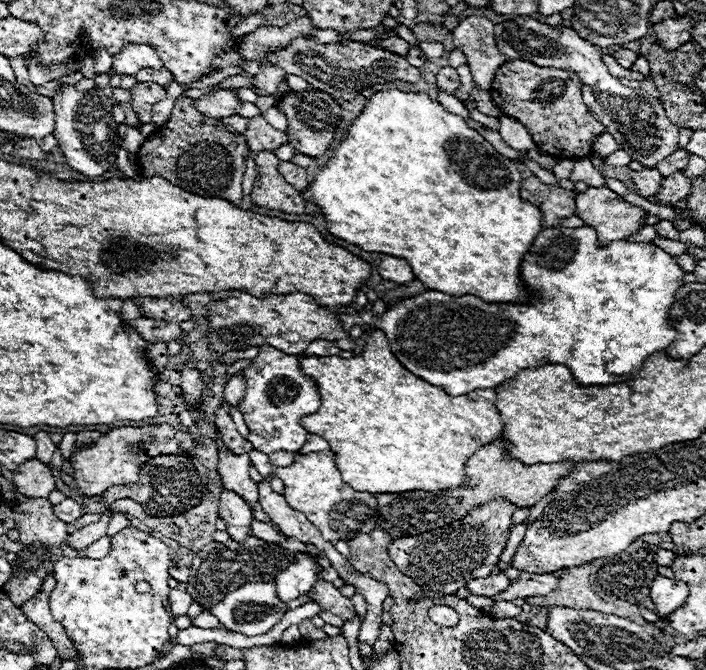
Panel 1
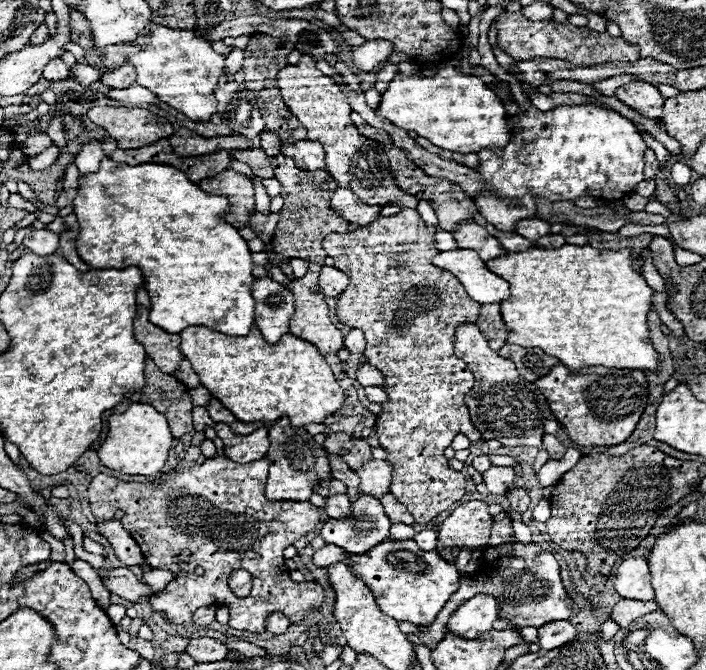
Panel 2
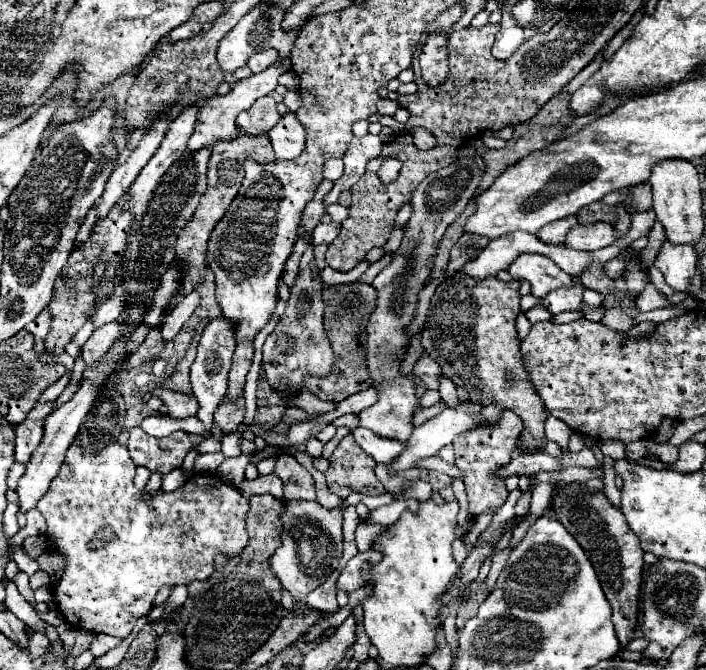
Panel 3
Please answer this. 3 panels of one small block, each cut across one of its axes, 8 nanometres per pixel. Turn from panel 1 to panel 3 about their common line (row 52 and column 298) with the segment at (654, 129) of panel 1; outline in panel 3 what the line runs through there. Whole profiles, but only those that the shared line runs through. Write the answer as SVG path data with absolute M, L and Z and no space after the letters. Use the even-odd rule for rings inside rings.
M286 502L282 524L282 546L276 550L270 564L284 590L296 600L304 600L338 568L342 558L342 510L326 510L318 502Z

